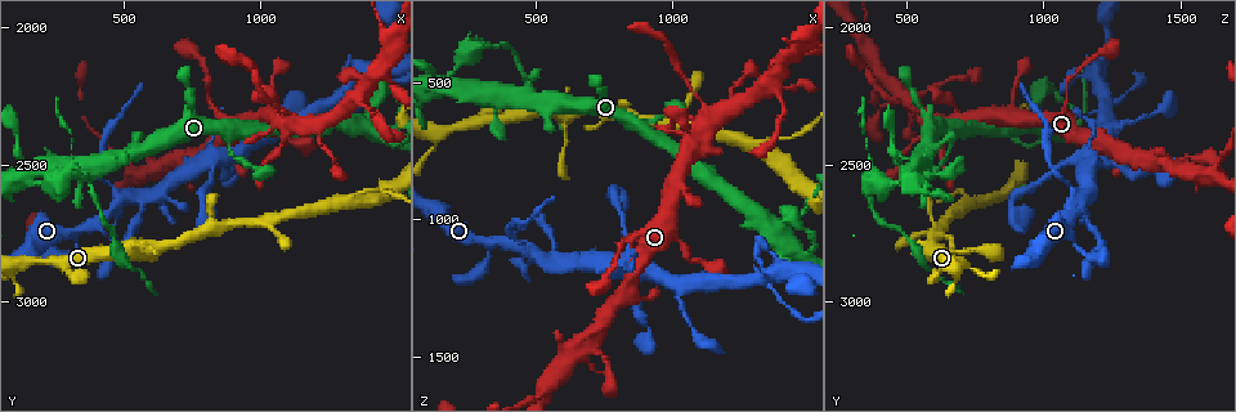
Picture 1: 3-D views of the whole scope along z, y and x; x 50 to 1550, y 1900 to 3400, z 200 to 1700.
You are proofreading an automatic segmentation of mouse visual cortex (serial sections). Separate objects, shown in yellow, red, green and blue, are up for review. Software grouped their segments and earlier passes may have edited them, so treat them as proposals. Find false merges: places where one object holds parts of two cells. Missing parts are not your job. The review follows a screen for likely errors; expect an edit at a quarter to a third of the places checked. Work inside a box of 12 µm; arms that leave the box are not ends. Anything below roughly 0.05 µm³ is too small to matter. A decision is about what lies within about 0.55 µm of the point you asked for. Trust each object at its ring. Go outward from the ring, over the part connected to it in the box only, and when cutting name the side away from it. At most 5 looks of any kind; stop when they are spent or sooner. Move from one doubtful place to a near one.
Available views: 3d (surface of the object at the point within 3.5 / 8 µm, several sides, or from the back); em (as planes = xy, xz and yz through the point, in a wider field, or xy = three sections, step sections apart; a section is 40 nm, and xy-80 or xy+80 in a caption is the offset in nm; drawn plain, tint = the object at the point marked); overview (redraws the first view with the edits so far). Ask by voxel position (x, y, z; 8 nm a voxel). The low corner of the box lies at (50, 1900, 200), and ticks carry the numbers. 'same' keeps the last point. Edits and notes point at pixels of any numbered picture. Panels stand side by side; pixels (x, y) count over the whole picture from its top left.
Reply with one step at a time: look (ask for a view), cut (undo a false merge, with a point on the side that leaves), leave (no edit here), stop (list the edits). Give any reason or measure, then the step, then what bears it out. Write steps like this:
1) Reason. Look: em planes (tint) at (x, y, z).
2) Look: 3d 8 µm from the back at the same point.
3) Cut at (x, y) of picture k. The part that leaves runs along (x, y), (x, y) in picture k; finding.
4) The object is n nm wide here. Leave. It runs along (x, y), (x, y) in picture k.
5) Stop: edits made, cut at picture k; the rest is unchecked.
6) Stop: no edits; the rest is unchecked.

Look: 3d 8 µm at (330, 2790, 1120).

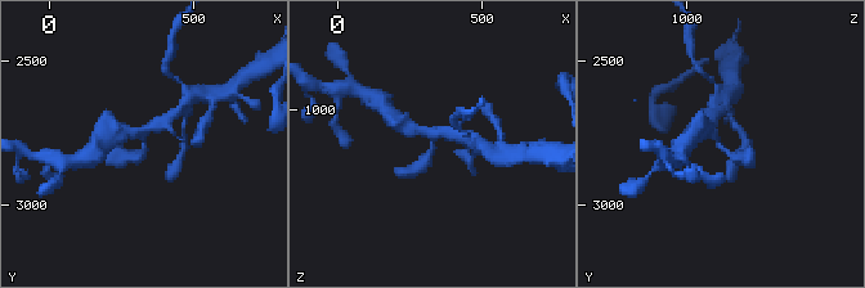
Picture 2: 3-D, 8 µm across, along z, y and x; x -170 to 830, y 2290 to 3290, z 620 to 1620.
3 arms meet here; the arms are 250, 300, 350 nm wide. Look: em xy step 2 (tint) at (330, 2780, 1120).

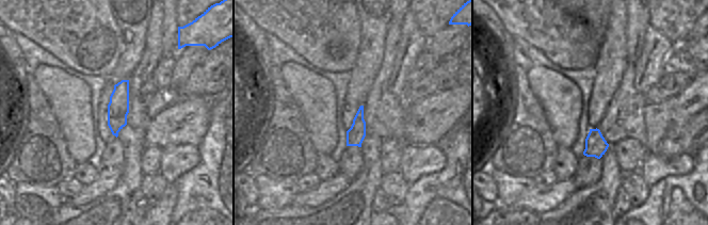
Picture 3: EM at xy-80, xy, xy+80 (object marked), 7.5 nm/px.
The object is 140 nm wide here. Leave. It runs along (703, 131), (713, 131), (731, 156), (745, 157) in picture 2; continuous, no second cell.

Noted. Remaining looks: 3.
Two arms in line, one across. Look: 3d 3.5 µm at (1000, 2720, 640).

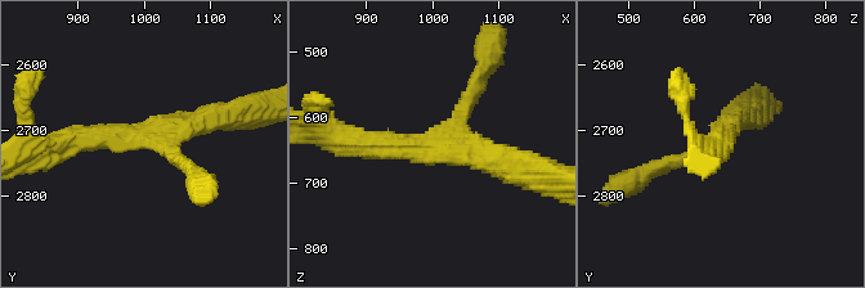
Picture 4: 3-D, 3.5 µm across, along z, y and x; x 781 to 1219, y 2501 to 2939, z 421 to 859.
Shape alone is not enough. Look: em xy step 2 (tint) at (1010, 2710, 640).

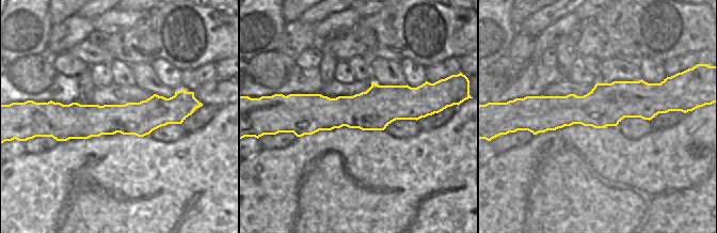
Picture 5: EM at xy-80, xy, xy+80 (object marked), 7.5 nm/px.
Look: em xy step 1 (tint) at the same point.

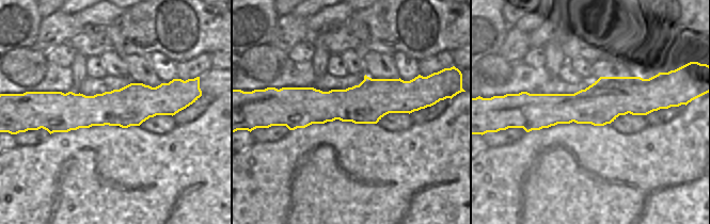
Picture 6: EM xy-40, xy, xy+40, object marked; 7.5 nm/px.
The arms are 200, 300, 300 nm wide. Leave. It runs along (62, 147), (223, 115) in picture 4; one cell here.

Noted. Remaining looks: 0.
Stop: no edits; the rest is unchecked.

